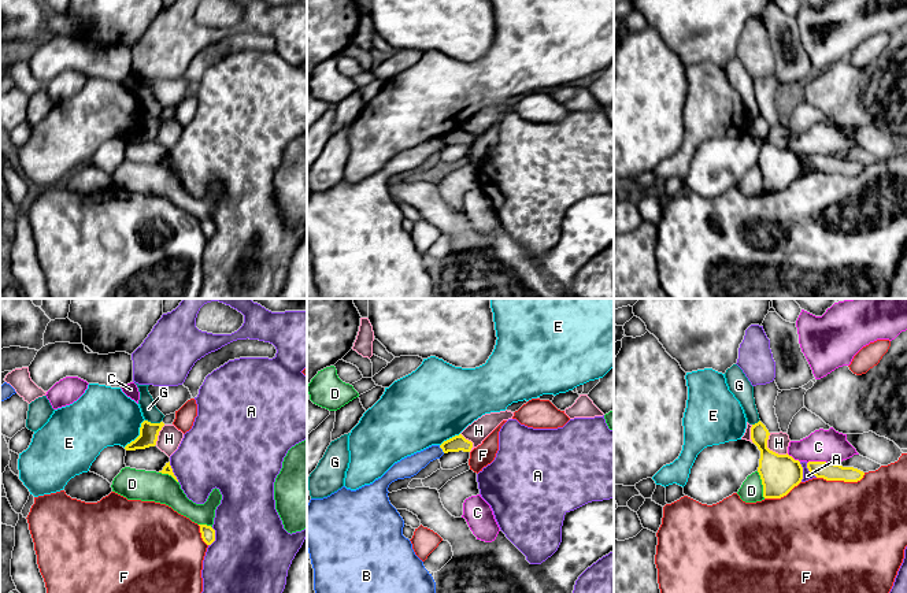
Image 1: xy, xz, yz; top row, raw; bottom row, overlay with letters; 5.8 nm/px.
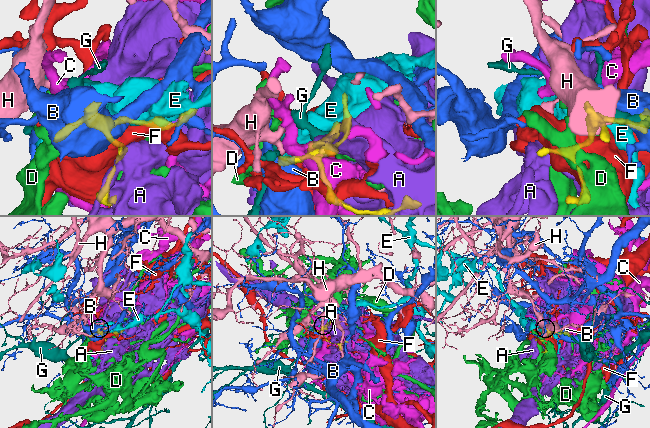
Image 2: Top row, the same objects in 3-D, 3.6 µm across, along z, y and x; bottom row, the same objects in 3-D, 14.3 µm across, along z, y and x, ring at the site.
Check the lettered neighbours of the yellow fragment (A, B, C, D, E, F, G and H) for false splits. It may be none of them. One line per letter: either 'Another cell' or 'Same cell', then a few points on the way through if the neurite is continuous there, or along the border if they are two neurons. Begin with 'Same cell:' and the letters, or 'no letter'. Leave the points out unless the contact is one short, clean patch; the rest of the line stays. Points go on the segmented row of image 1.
Same cell: no letter
A: Another cell
B: Another cell. Boundary: xz (439, 445), (444, 452)
C: Another cell
D: Another cell
E: Another cell. Boundary: xy (144, 419), (140, 433), (123, 447)
F: Another cell
G: Another cell. Boundary: xy (145, 419), (160, 422)
H: Another cell. Boundary: yz (769, 433), (767, 447), (778, 453), (787, 453)

